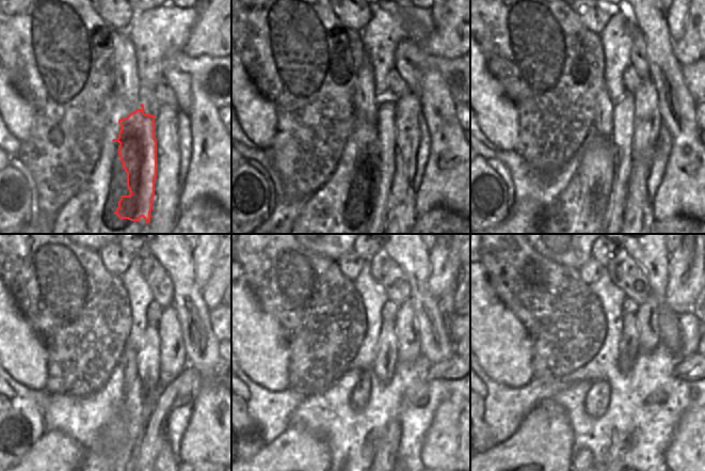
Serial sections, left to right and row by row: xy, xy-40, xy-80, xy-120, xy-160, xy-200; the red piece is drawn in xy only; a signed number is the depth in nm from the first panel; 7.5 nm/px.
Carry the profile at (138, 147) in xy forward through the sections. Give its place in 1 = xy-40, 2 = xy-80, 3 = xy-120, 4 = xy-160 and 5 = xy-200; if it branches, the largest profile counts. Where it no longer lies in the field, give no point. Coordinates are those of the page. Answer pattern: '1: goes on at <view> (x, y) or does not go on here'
1: goes on at xy-40 (377, 141)
2: goes on at xy-80 (614, 155)
3: goes on at xy-120 (147, 359)
4: goes on at xy-160 (387, 355)
5: goes on at xy-200 (628, 348)

